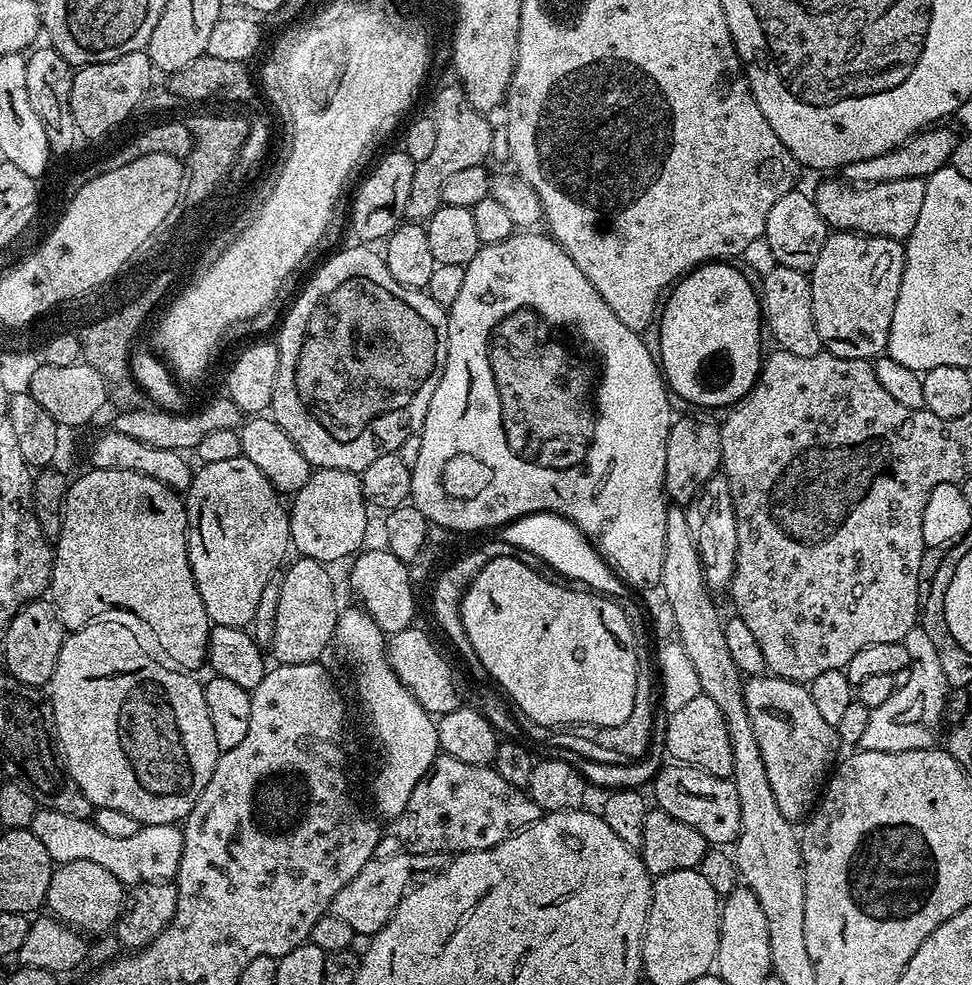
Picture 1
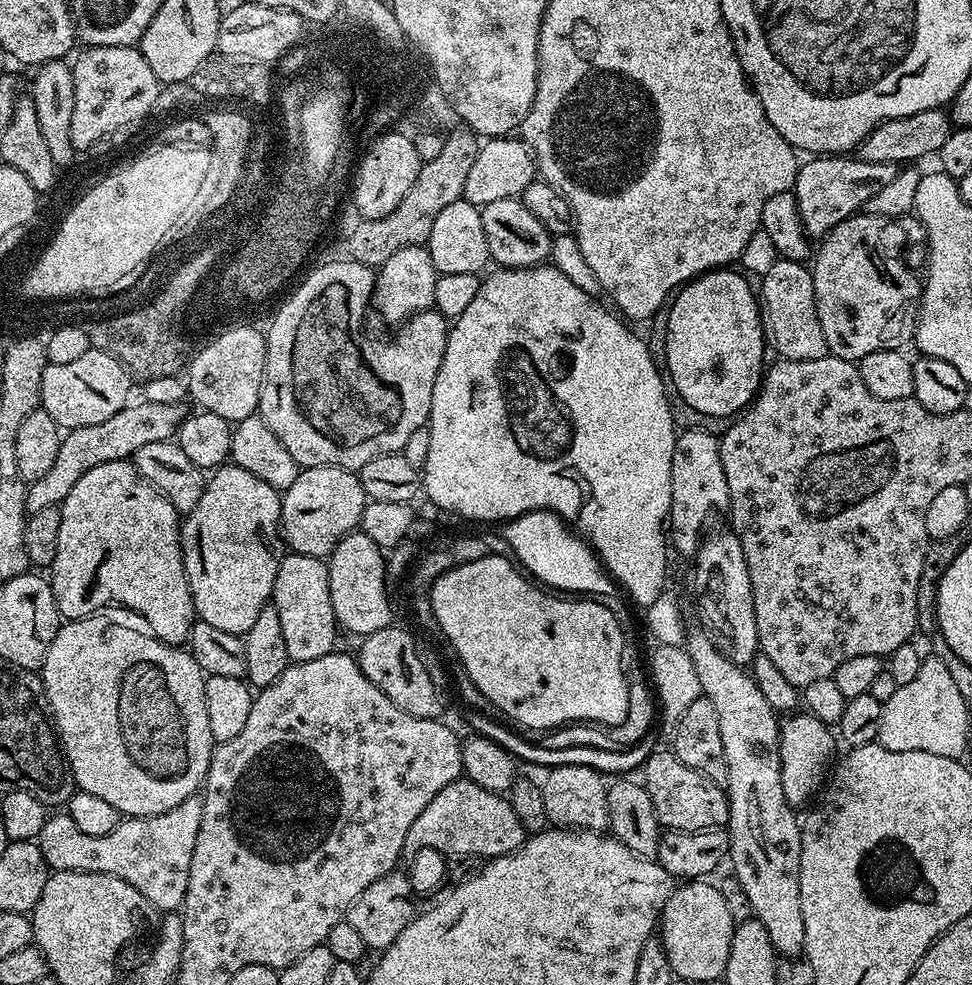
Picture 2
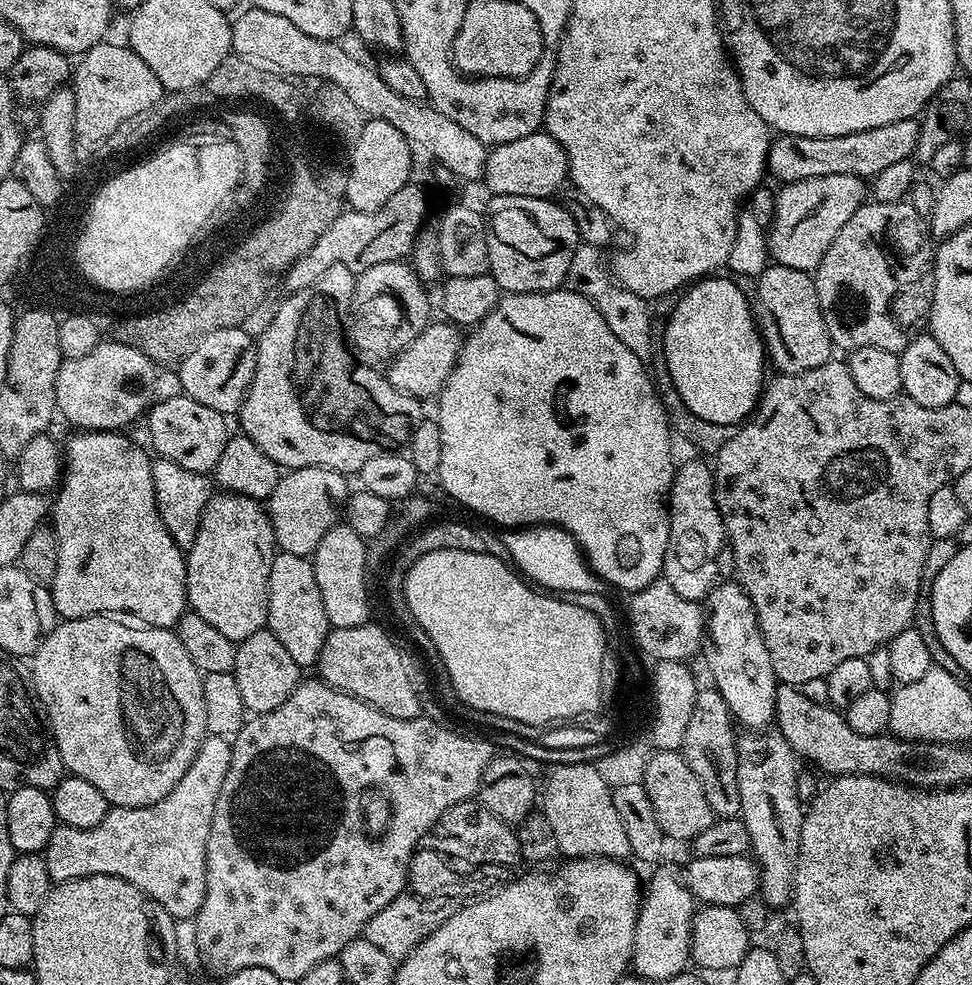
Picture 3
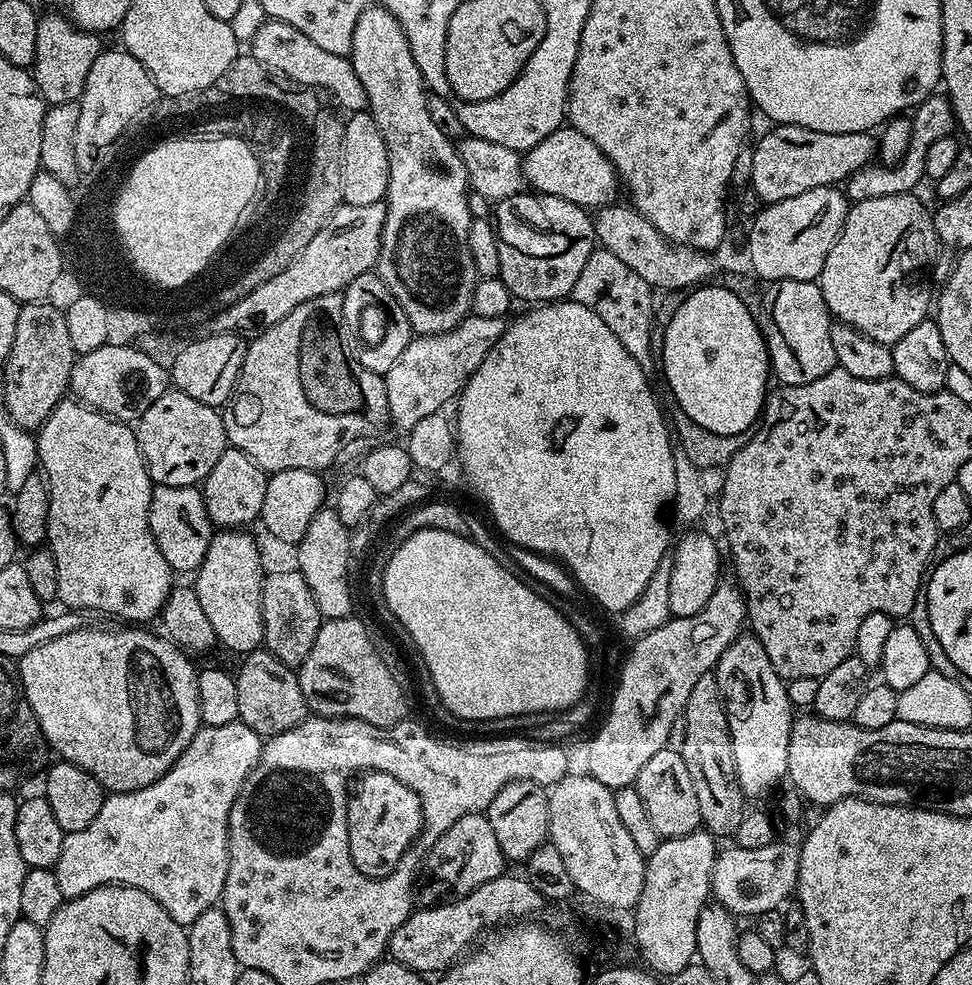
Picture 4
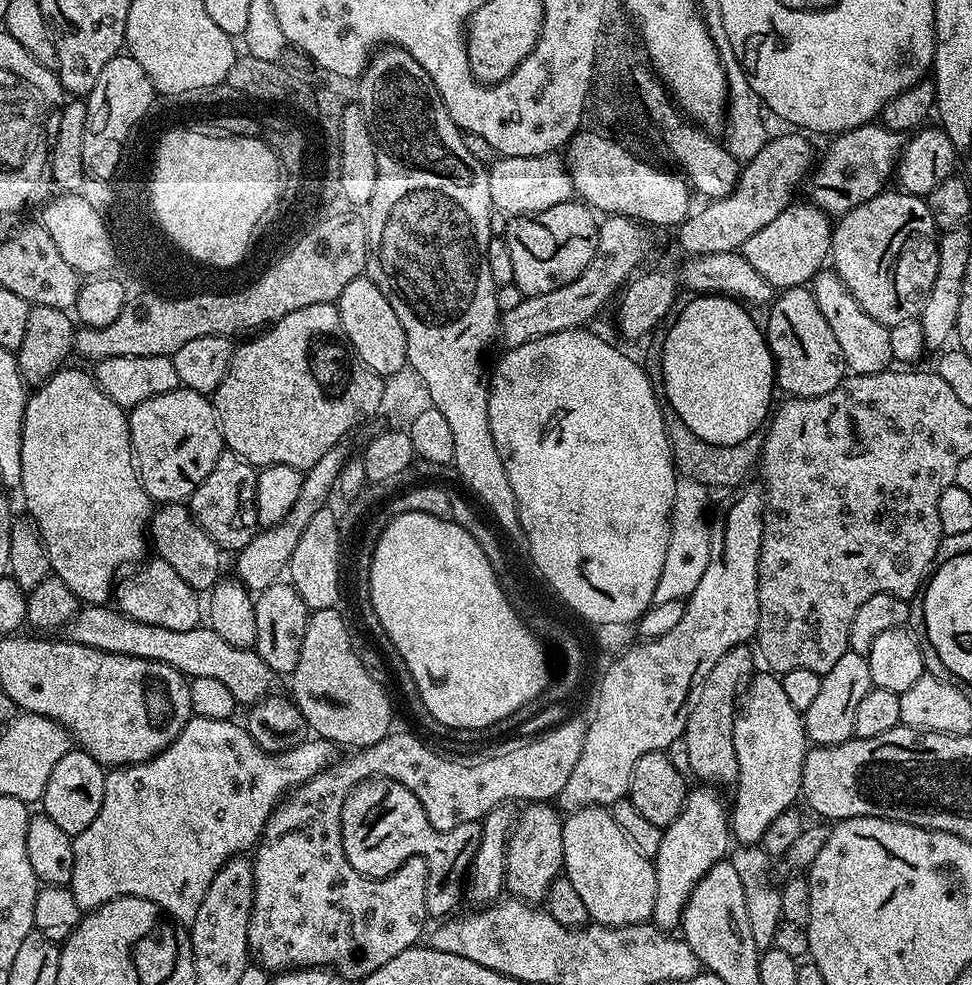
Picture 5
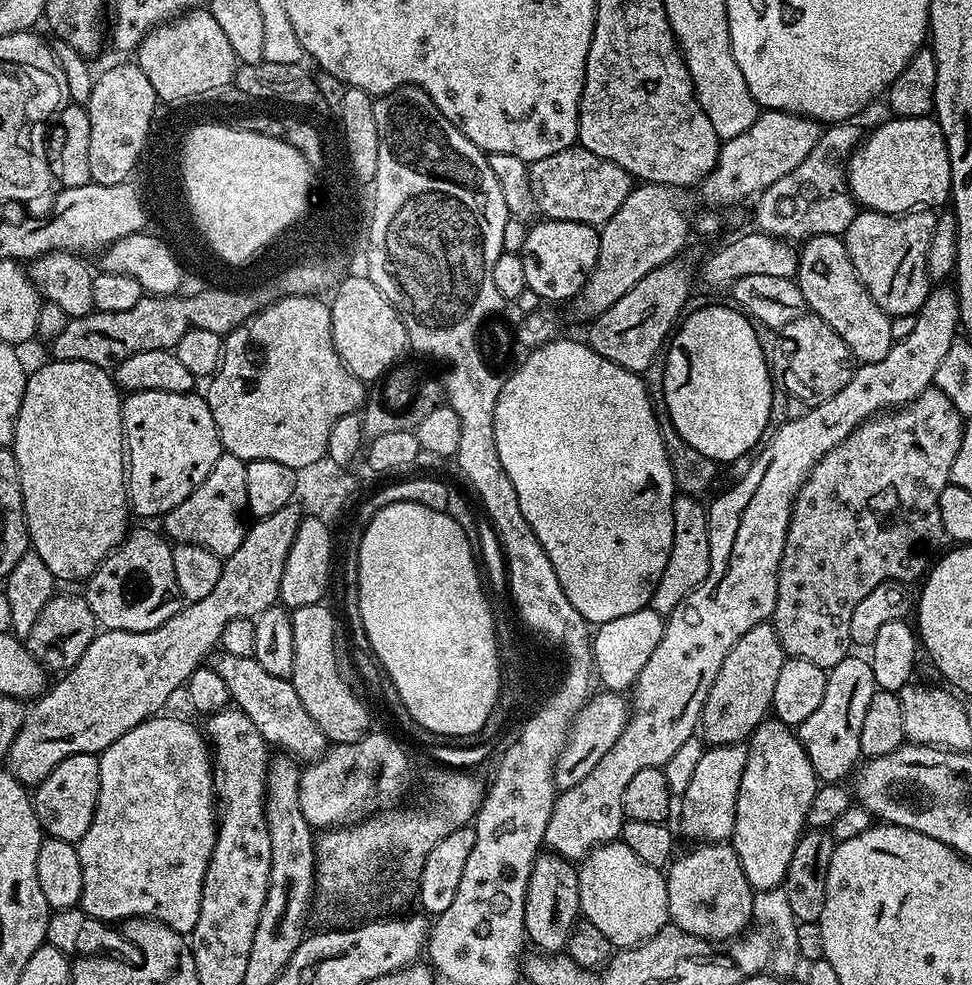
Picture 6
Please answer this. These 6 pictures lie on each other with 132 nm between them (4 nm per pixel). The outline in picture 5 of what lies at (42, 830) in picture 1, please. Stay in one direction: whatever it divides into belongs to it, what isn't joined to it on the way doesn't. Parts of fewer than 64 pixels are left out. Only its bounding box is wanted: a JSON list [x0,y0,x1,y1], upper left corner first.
[70,716,337,926]

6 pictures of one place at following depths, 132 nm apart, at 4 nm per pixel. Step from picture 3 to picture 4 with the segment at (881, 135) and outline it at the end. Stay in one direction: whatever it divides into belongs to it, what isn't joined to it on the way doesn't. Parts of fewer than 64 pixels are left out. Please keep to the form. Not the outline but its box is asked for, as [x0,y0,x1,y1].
[751,124,878,204]

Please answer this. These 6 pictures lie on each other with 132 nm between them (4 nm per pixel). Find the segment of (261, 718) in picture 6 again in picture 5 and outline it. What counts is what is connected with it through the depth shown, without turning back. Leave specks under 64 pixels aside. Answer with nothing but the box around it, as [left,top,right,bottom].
[66,604,277,706]

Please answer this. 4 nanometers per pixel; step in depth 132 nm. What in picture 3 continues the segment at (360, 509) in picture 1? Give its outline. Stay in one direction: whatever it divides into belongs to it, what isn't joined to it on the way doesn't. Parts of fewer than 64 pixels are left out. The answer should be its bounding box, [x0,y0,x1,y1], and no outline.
[266,468,350,557]

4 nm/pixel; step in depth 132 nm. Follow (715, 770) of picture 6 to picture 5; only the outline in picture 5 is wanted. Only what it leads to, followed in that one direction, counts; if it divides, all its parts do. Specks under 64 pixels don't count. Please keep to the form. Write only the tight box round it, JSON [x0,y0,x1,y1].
[651,786,730,930]

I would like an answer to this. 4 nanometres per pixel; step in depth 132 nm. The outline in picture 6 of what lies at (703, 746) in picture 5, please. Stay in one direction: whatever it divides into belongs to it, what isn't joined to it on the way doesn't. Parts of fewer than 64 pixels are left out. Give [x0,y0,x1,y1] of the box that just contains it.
[698,622,785,745]

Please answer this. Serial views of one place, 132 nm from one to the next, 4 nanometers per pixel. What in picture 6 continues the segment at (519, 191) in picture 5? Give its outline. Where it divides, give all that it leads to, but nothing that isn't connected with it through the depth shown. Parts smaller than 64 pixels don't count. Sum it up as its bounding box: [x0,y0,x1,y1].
[528,146,634,226]

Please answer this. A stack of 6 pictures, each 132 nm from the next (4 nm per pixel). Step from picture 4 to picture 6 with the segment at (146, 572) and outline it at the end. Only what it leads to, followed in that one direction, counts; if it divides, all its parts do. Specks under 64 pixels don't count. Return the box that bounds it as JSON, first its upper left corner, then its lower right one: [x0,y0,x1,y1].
[11,359,130,581]

